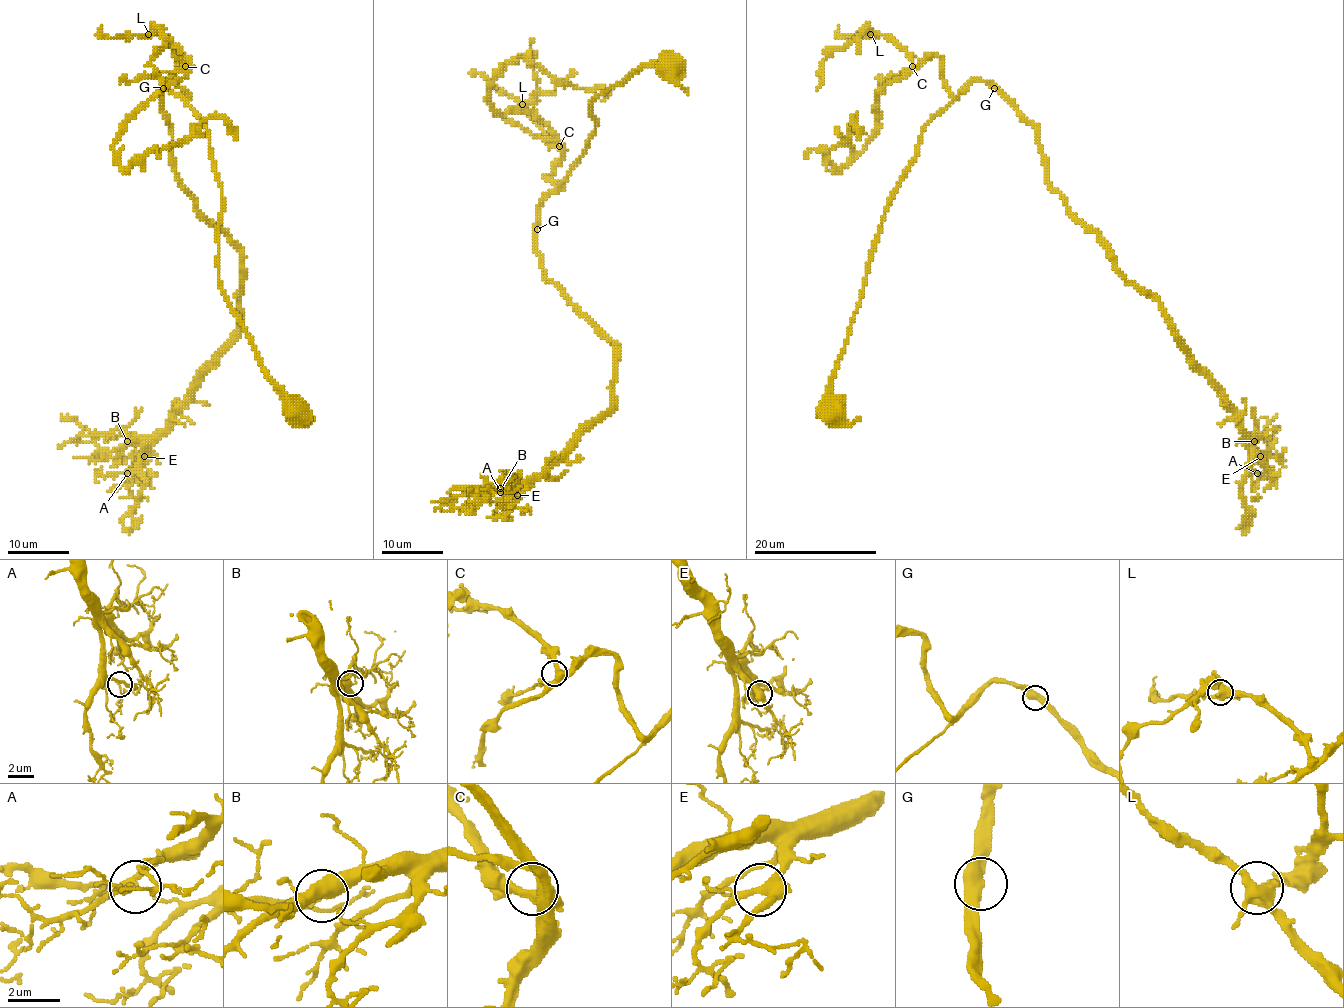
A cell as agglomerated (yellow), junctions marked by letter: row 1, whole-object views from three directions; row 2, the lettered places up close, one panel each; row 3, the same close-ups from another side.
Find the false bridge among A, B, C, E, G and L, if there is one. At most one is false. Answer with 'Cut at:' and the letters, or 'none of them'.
Cut at: none of them

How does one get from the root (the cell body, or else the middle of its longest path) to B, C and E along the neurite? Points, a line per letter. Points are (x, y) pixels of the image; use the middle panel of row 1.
B: (671, 69), (591, 101), (588, 146), (539, 206), (545, 277), (614, 345), (611, 405), (500, 488)
C: (671, 69), (670, 63), (648, 63), (591, 101), (594, 132), (560, 188), (545, 177), (560, 157), (559, 146)
E: (671, 69), (591, 101), (588, 146), (539, 206), (545, 277), (614, 345), (616, 381), (517, 495)

